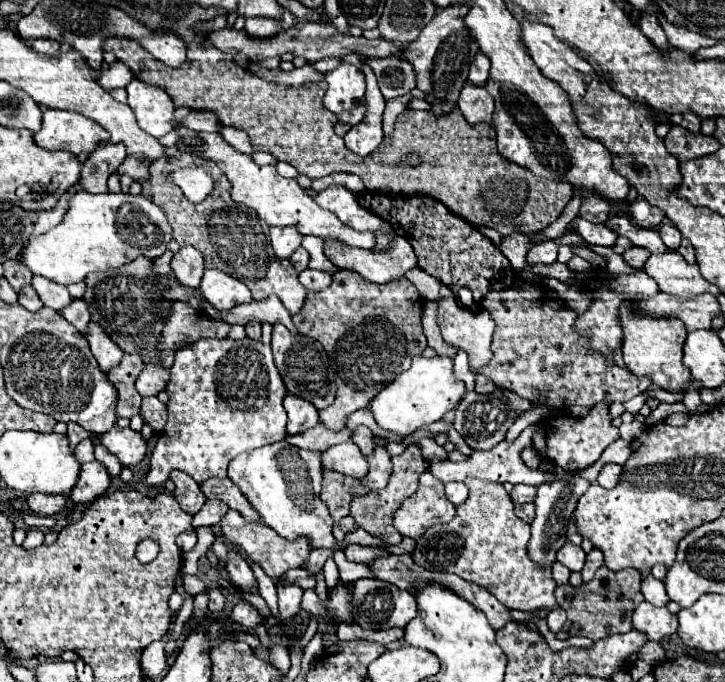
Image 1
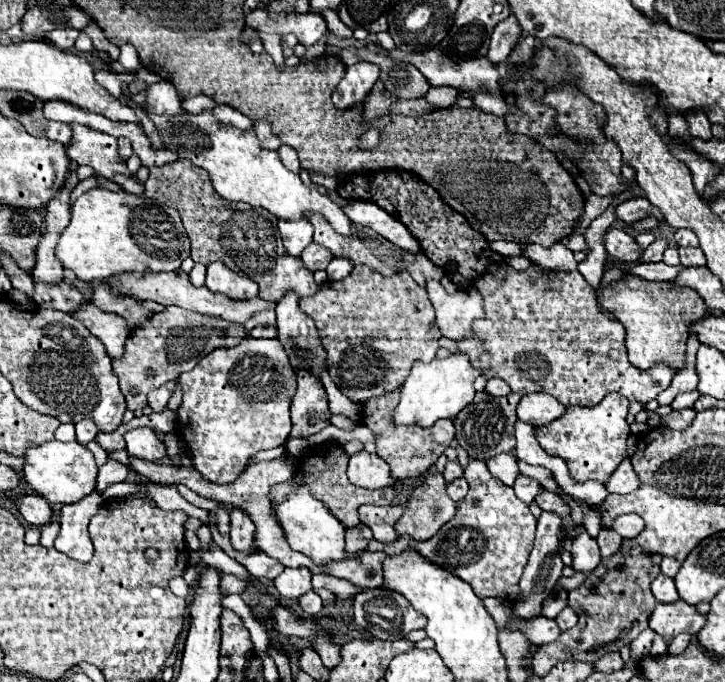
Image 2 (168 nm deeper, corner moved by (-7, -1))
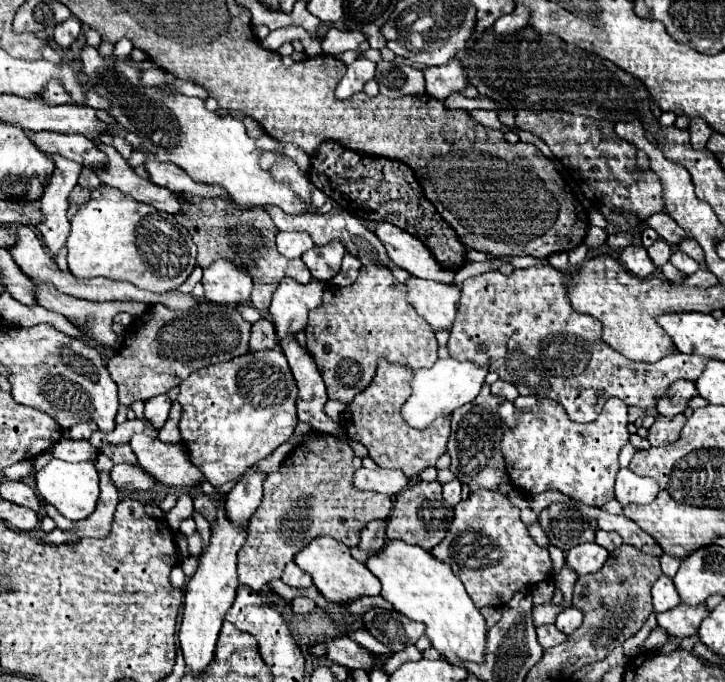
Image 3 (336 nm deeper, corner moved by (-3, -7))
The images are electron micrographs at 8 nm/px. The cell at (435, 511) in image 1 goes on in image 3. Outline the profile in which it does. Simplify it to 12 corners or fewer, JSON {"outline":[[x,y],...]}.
{"outline":[[438,481],[394,501],[386,537],[436,547],[454,519]]}

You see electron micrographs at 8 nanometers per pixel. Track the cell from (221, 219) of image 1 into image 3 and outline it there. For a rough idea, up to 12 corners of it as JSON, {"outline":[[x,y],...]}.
{"outline":[[184,199],[198,265],[224,257],[252,275],[252,305],[270,307],[282,277],[312,279],[276,251],[262,209]]}

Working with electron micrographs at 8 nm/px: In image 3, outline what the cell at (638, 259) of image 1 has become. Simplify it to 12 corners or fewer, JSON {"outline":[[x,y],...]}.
{"outline":[[658,239],[648,247],[650,259],[662,267],[670,259],[670,245]]}

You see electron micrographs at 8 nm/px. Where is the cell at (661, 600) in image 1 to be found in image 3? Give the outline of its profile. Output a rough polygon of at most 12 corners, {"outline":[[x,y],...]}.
{"outline":[[664,575],[654,583],[654,613],[680,603],[672,579]]}

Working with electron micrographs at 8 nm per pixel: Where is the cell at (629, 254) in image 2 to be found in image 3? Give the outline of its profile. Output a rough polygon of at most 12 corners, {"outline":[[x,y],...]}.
{"outline":[[626,247],[622,263],[630,273],[648,277],[656,265],[644,247]]}

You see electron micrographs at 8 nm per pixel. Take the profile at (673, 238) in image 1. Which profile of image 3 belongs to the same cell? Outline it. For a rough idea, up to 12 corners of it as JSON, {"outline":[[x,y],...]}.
{"outline":[[688,239],[678,245],[694,261],[704,263],[704,251],[698,241]]}

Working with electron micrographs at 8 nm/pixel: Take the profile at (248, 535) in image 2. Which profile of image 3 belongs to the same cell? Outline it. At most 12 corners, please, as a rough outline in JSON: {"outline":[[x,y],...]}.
{"outline":[[250,467],[226,495],[230,521],[246,525],[266,473]]}

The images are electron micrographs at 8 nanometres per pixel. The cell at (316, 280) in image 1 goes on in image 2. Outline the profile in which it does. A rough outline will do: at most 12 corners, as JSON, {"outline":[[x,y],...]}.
{"outline":[[332,259],[326,267],[330,281],[344,279],[352,271],[348,259]]}

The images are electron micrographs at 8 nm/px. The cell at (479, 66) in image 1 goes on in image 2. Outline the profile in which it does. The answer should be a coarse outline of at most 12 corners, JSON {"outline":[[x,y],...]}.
{"outline":[[514,15],[492,31],[486,59],[506,61],[522,29]]}

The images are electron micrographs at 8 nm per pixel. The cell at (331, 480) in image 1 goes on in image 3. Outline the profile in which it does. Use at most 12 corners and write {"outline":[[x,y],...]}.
{"outline":[[312,435],[266,477],[238,579],[260,591],[316,537],[348,547],[392,499]]}

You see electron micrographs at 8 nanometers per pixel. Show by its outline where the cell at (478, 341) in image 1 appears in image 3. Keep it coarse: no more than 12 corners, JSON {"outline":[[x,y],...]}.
{"outline":[[406,279],[408,303],[432,325],[450,329],[460,289]]}

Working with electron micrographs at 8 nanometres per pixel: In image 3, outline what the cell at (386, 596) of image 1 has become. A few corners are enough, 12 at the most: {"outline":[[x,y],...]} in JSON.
{"outline":[[370,609],[364,629],[402,651],[426,631],[398,611]]}

